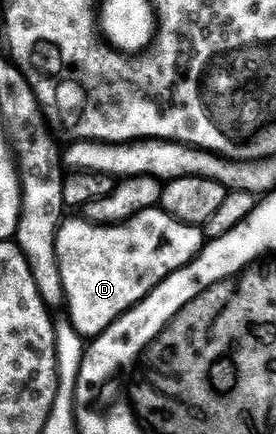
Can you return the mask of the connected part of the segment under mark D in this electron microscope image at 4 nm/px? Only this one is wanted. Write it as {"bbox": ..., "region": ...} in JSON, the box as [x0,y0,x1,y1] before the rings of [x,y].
{"bbox":[57,207,206,337],"region":[[[157,207],[147,209],[115,227],[97,227],[83,217],[66,218],[57,231],[57,264],[65,290],[64,306],[69,307],[67,317],[74,329],[83,337],[102,335],[116,319],[142,303],[168,275],[188,267],[206,242],[202,228],[188,227],[185,223],[175,221],[166,211]]]}

